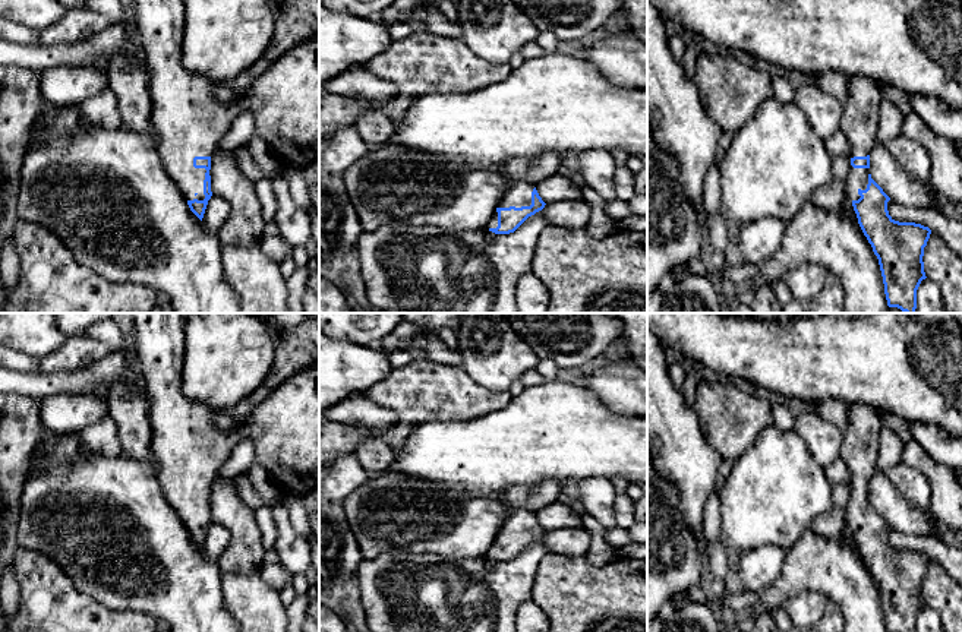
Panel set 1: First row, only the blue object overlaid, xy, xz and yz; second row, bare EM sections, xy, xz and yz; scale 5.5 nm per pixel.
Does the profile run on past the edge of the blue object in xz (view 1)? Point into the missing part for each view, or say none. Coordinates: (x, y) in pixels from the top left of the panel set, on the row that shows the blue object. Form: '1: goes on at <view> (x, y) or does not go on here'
1: goes on at xz (574, 214)

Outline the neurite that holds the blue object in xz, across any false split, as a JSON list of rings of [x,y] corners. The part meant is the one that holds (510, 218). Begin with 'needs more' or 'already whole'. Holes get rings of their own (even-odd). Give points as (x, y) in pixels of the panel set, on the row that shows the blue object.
needs more; [[[515,181],[510,183],[486,230],[495,234],[514,233],[539,211],[545,214],[548,225],[570,230],[586,228],[592,218],[590,205],[584,200],[545,203],[533,184]]]

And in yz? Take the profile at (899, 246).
needs more; [[[862,78],[848,79],[840,130],[849,148],[845,195],[852,200],[858,224],[879,259],[889,307],[915,313],[917,290],[924,272],[924,247],[931,230],[915,222],[895,221],[887,211],[890,198],[871,178],[870,154],[877,142],[881,85]]]

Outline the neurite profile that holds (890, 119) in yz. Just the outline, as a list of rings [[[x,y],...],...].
[[[883,99],[879,113],[877,142],[884,143],[901,136],[905,116],[895,102]]]

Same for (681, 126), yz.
[[[647,0],[647,116],[656,145],[679,161],[679,184],[697,212],[722,130],[707,117],[696,80],[672,57],[665,22]]]

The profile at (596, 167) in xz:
[[[584,151],[578,154],[583,186],[597,192],[603,199],[615,199],[614,174],[616,164],[606,151]]]

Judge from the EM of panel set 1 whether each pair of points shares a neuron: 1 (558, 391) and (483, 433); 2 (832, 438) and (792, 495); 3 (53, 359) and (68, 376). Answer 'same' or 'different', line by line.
1: same
2: different
3: different

